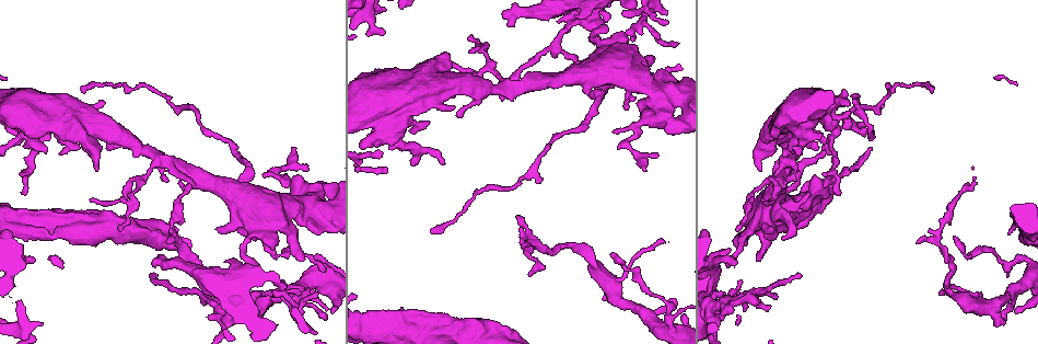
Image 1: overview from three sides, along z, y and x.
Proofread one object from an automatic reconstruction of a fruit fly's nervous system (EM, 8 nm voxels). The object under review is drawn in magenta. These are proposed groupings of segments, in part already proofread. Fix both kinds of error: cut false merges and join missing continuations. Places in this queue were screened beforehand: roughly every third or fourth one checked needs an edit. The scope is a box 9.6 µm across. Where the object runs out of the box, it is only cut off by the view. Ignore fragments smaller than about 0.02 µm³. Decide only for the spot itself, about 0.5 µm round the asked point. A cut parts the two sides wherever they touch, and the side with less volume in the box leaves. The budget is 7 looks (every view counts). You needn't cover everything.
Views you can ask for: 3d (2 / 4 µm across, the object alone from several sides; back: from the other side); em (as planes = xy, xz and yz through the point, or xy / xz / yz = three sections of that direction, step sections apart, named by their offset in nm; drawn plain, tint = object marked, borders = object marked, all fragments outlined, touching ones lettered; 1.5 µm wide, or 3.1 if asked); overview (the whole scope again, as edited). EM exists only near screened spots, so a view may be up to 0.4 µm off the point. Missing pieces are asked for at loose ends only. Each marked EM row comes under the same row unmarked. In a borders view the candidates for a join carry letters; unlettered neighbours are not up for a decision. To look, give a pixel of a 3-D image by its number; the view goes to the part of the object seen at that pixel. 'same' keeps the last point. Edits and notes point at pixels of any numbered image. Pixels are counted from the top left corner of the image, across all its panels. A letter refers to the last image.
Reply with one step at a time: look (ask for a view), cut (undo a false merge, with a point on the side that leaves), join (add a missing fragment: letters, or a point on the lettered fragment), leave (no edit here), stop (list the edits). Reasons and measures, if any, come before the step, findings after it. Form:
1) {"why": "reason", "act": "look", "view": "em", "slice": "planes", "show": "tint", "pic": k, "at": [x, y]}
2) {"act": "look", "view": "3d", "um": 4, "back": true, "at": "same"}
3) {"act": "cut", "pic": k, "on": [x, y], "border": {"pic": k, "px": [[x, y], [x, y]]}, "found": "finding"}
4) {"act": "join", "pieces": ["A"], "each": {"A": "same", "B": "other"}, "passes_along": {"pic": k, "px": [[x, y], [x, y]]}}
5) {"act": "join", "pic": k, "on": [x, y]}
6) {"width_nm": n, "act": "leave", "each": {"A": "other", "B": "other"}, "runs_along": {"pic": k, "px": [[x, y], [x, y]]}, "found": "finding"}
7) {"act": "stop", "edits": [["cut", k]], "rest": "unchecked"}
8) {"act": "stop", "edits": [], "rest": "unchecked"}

{"why": "an open end", "act": "look", "view": "3d", "um": 2, "pic": 1, "at": [764, 200]}

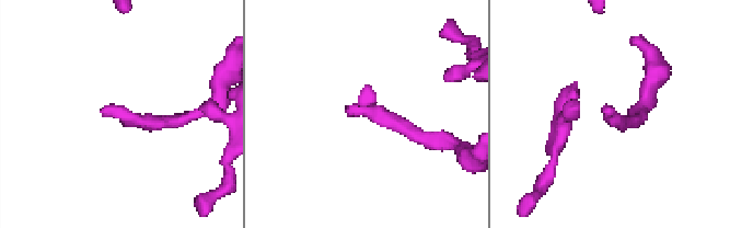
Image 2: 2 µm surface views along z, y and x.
{"act": "look", "view": "em", "slice": "planes", "show": "borders", "pic": 2, "at": [603, 111]}

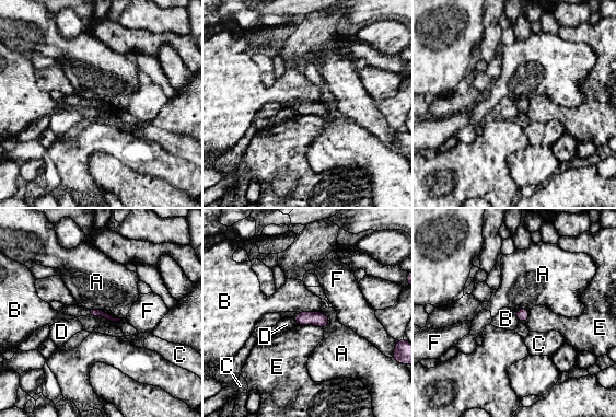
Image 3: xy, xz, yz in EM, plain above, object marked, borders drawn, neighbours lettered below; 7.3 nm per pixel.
{"act": "leave", "each": {"A": "other", "B": "other", "C": "other", "D": "other", "E": "other", "F": "other"}, "border": {"pic": 3, "px": [[89, 314], [111, 321], [121, 319]]}, "found": "no lettered fragment goes on from it"}

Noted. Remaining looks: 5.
{"why": "an open end", "act": "look", "view": "em", "slice": "yz", "step": 4, "show": "borders", "pic": 1, "at": [441, 163]}

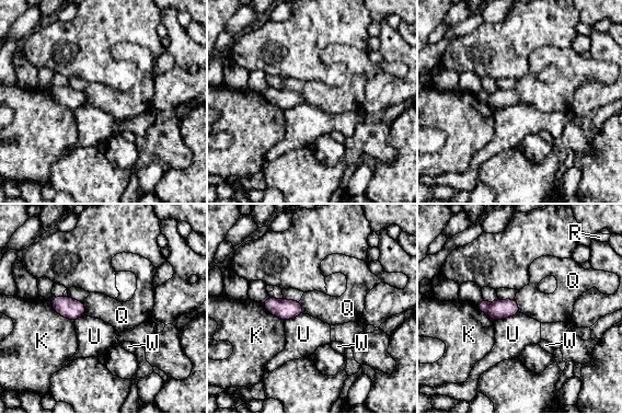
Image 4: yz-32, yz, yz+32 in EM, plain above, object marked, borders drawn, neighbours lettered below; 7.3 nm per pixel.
{"width_nm": 120, "act": "leave", "each": {"K": "other", "Q": "other", "R": "other", "U": "other", "W": "other"}, "found": "no lettered fragment goes on from it"}

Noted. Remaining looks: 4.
{"why": "an open end", "act": "look", "view": "em", "slice": "planes", "show": "borders", "pic": 1, "at": [531, 275]}

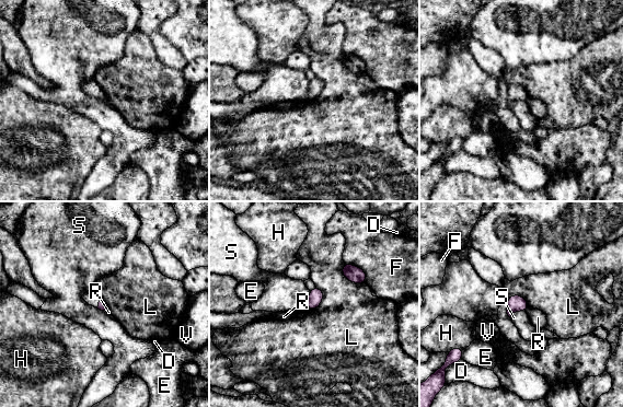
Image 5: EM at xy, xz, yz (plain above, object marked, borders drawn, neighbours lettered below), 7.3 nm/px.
{"act": "leave", "each": {"D": "other", "E": "other", "F": "other", "H": "other", "L": "other", "R": "other", "S": "other", "V": "other"}, "found": "no lettered fragment goes on from it"}

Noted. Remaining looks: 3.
{"act": "stop", "edits": [], "rest": "unchecked"}

